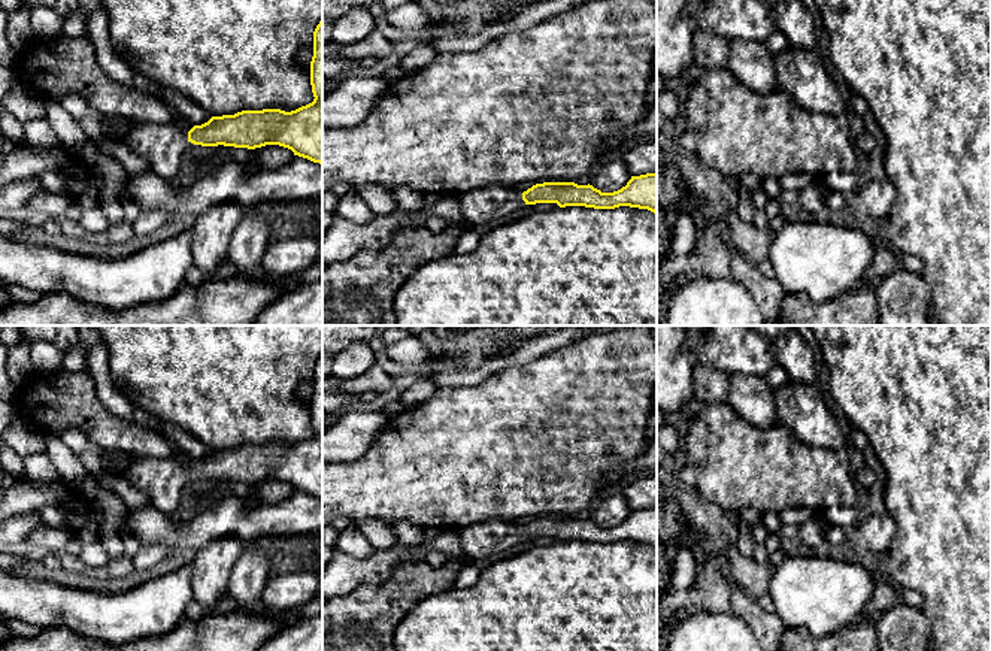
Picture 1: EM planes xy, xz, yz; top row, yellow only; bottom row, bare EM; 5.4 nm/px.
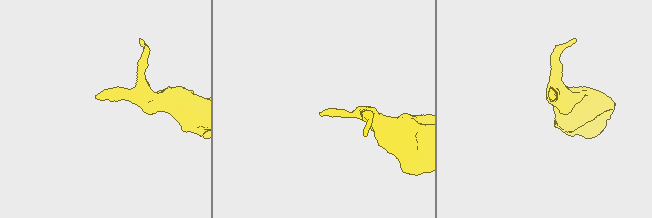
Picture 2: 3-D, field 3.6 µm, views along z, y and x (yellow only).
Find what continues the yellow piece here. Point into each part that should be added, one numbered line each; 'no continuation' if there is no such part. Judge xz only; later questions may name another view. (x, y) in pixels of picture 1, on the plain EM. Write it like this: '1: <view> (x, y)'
1: xz (479, 541)

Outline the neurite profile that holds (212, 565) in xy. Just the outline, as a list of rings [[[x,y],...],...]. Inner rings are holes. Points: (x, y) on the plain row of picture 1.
[[[227,536],[213,539],[194,552],[193,594],[198,605],[210,609],[228,594],[230,573],[243,549],[242,541]]]

